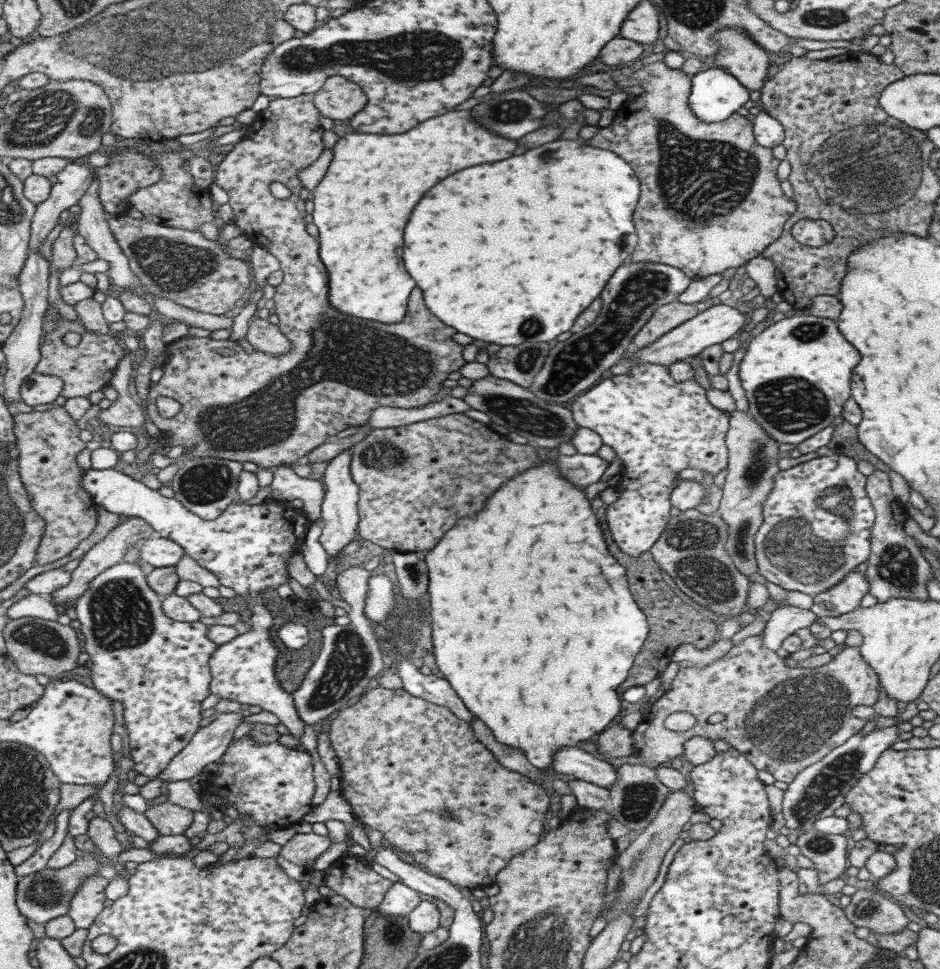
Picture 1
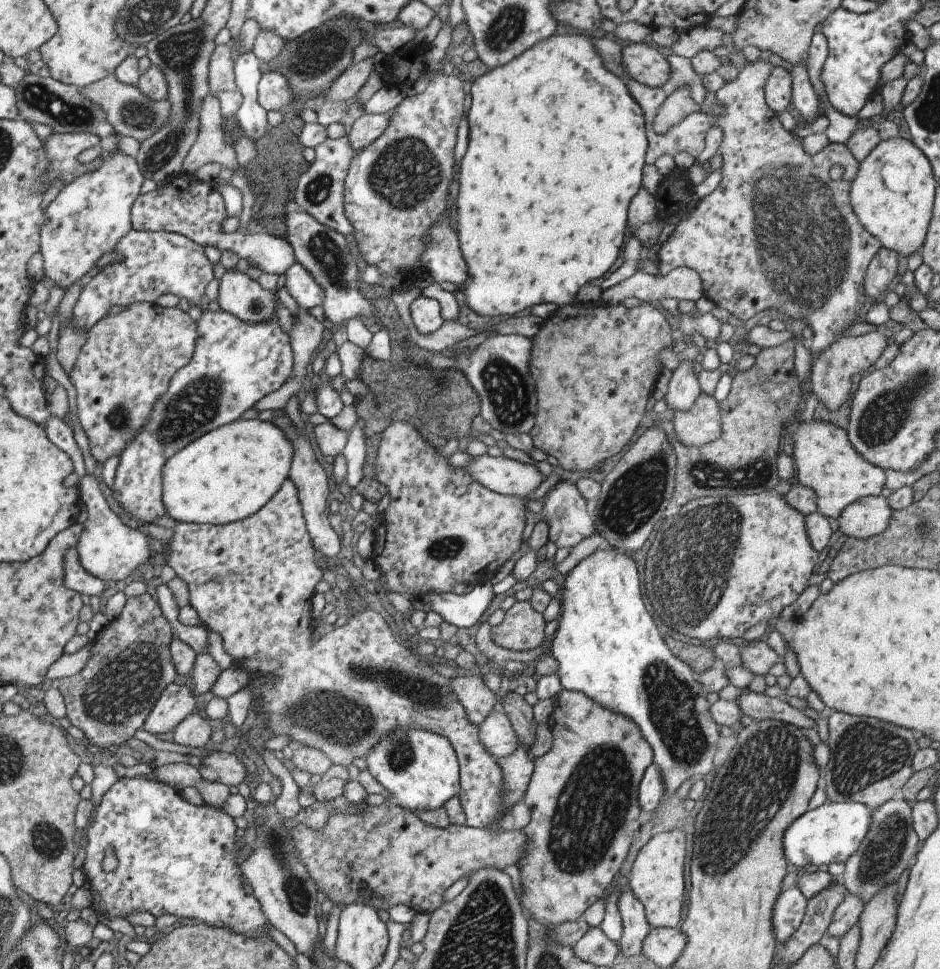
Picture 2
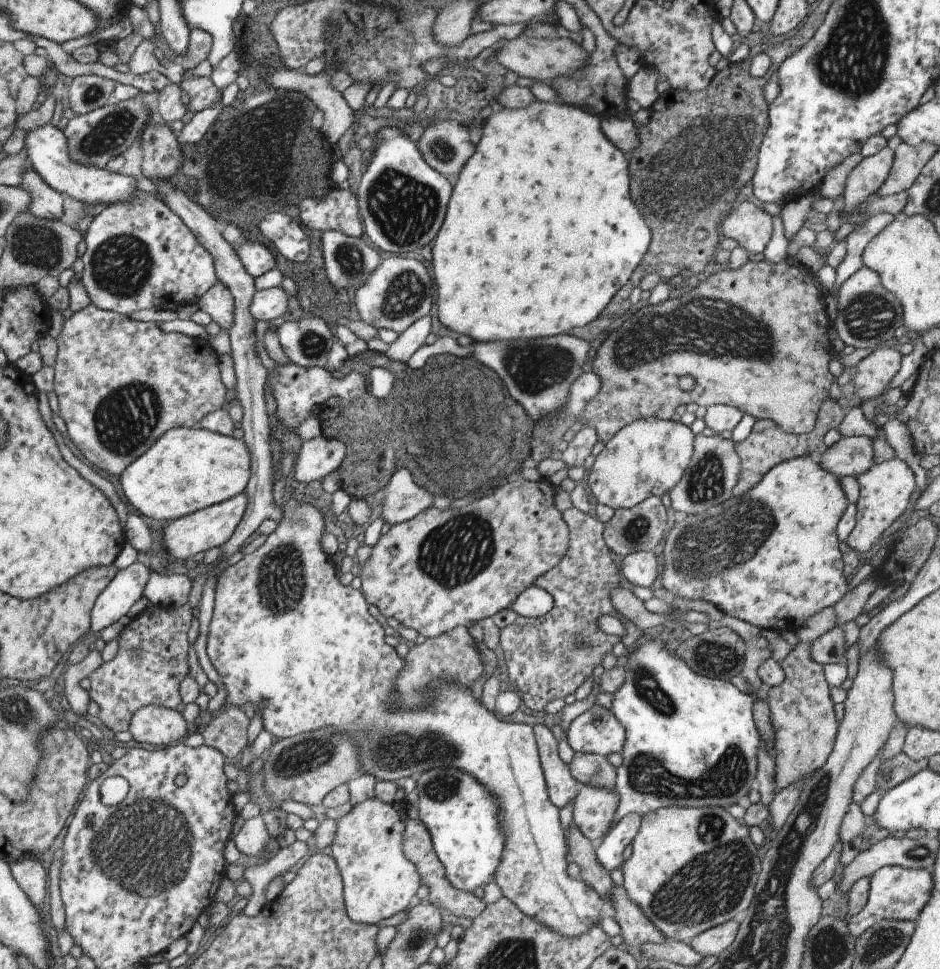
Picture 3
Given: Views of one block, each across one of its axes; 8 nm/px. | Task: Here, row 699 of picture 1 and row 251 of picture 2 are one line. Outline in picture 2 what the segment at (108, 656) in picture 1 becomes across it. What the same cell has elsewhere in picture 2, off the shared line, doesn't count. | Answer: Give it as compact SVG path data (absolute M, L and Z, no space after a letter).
M132 229L118 240L113 252L120 260L99 268L98 274L83 287L70 317L74 330L88 332L114 306L131 306L138 302L156 304L162 294L176 294L199 305L204 289L214 278L212 263L206 258L202 245L183 234Z

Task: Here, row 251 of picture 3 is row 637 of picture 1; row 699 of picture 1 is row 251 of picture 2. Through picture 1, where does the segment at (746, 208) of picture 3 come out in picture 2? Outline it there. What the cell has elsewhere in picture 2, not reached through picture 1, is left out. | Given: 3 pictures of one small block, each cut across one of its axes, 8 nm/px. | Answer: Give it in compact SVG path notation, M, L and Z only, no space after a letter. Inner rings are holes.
M674 53L666 57L670 64L670 80L662 86L649 87L634 78L626 80L626 86L634 100L642 107L648 148L645 162L653 164L664 154L676 156L686 152L695 159L704 150L705 136L710 126L717 124L724 131L724 138L718 152L723 156L722 183L715 190L695 204L695 209L686 219L678 222L674 233L663 243L658 254L659 275L666 275L677 267L689 267L702 280L702 290L716 306L737 316L742 321L759 315L766 308L777 308L779 312L794 319L806 318L812 326L811 352L822 354L842 332L854 326L867 310L864 296L864 275L872 258L881 248L880 240L864 230L851 206L851 185L859 170L859 163L853 158L845 144L828 144L815 156L804 153L801 139L786 131L778 114L774 113L765 100L765 83L774 66L765 57L746 64L735 80L727 82L716 93L721 105L721 115L696 111L686 116L680 124L672 126L666 134L654 132L654 117L664 106L666 98L682 86L690 86L690 96L696 104L704 105L702 76L693 70L690 58ZM839 164L844 169L840 180L830 178L830 169Z

